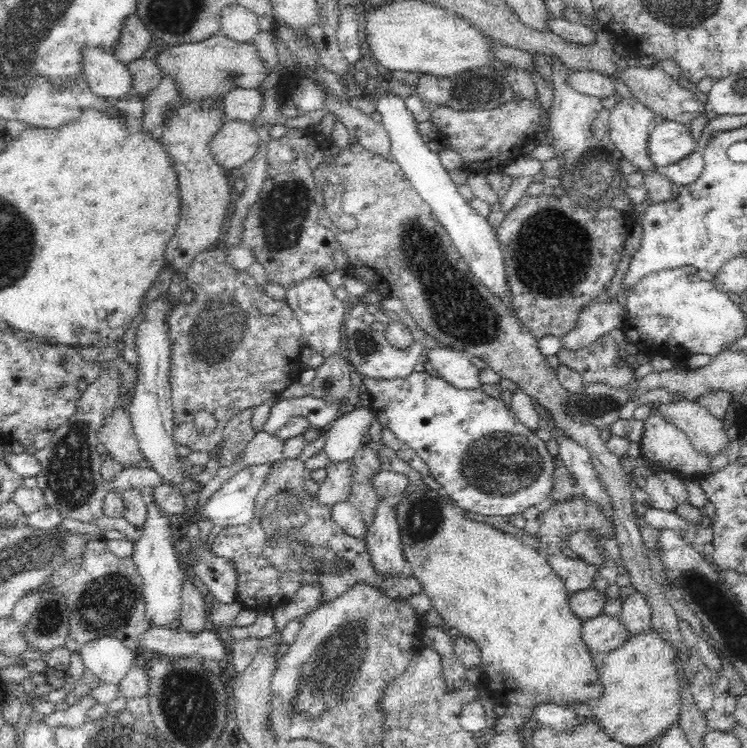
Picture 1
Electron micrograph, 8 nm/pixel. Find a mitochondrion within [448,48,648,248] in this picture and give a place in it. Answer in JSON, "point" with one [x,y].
{"point":[591,174]}

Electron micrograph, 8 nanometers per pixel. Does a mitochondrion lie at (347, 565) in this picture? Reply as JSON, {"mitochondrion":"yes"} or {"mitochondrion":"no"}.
{"mitochondrion":"no"}

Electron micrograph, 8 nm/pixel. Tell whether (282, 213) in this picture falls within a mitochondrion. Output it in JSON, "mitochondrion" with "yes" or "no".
{"mitochondrion":"yes"}

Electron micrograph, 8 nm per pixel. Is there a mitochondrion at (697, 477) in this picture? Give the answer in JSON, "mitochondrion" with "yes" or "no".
{"mitochondrion":"no"}

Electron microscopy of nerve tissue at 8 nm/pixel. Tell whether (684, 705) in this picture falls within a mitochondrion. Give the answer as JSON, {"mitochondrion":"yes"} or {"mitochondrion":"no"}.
{"mitochondrion":"no"}

